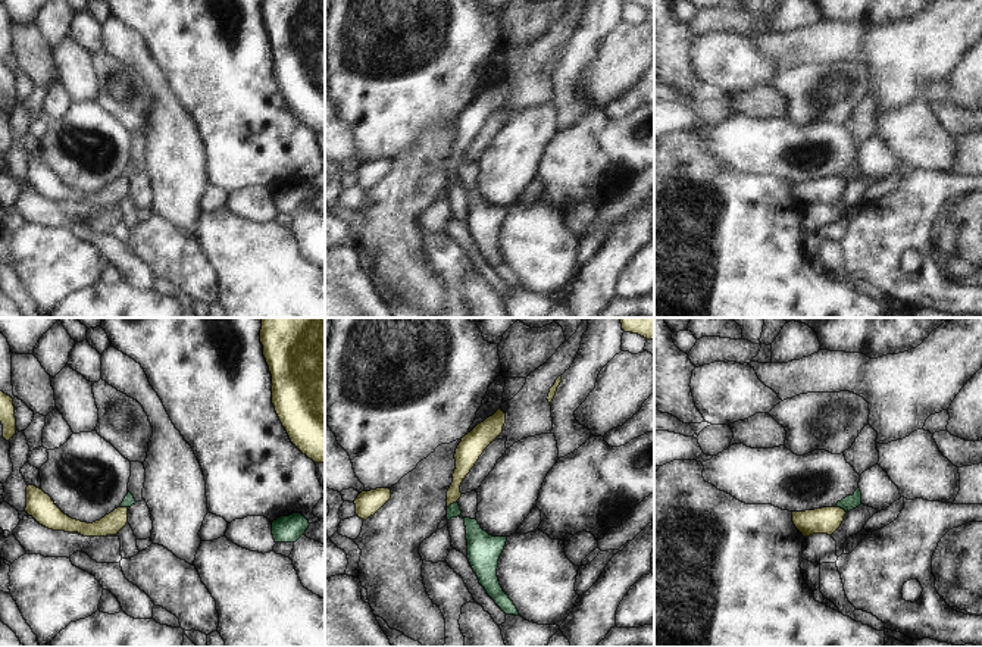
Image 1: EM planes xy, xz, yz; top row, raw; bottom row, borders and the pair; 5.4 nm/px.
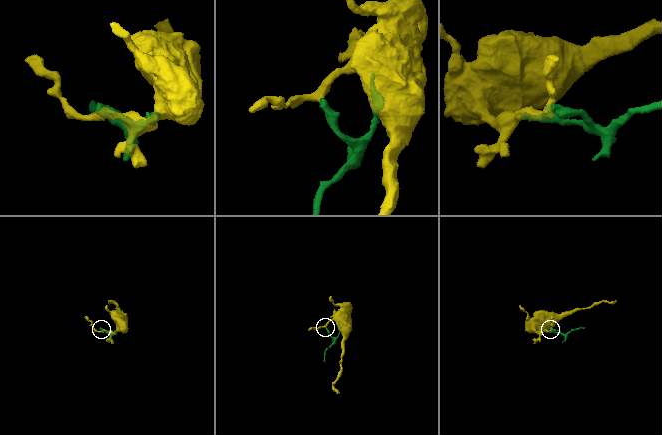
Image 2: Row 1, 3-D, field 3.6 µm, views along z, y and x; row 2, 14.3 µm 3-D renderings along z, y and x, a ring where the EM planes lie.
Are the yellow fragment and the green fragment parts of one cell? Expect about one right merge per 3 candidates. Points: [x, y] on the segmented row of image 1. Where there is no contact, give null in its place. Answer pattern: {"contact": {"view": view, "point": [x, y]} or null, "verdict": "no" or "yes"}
{"contact": {"view": "yz", "point": [840, 508]}, "verdict": "no"}

